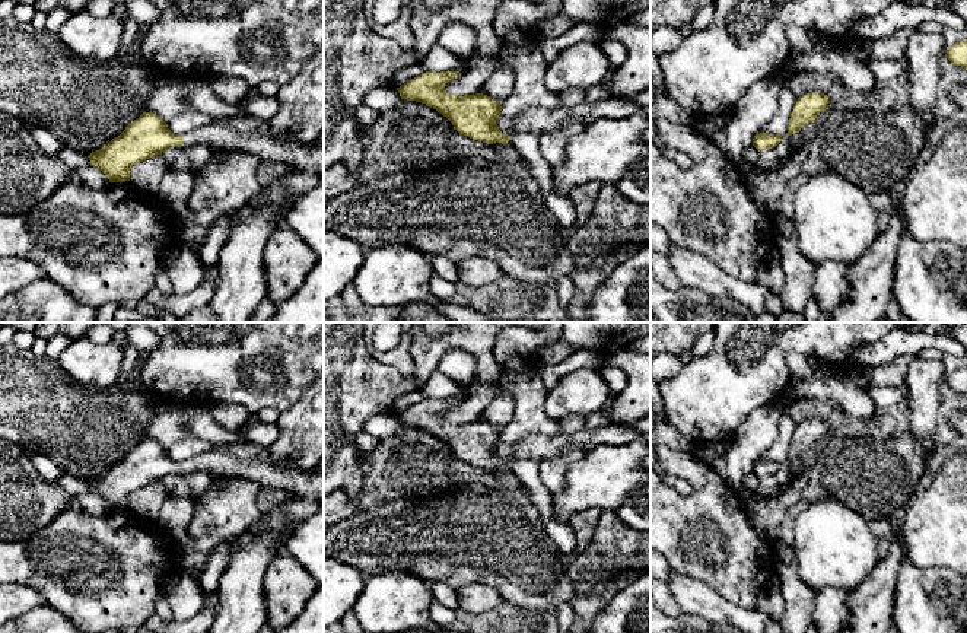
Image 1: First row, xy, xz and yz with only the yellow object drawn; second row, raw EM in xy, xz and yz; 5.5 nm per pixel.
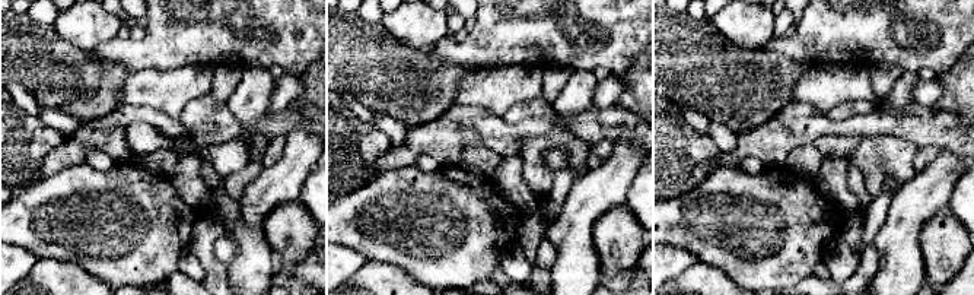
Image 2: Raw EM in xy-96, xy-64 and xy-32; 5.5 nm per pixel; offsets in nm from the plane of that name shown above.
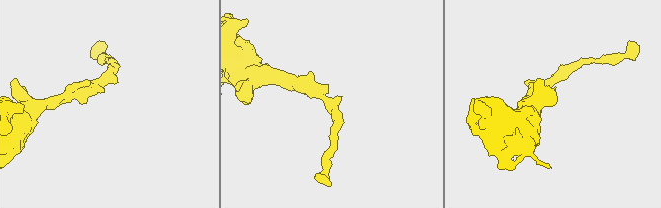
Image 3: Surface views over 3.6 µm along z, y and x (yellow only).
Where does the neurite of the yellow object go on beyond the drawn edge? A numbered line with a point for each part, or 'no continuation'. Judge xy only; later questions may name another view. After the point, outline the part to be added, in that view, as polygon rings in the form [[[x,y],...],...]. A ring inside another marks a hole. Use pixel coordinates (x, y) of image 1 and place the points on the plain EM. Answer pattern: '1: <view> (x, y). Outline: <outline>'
1: xy (251, 461). Outline: [[[222,443],[184,461],[184,473],[207,471],[213,477],[235,474],[261,487],[280,487],[295,496],[324,502],[324,471],[296,468],[270,459],[268,446]]]

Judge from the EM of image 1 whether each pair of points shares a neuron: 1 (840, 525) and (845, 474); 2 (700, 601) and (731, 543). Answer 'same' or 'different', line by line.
1: different
2: different

